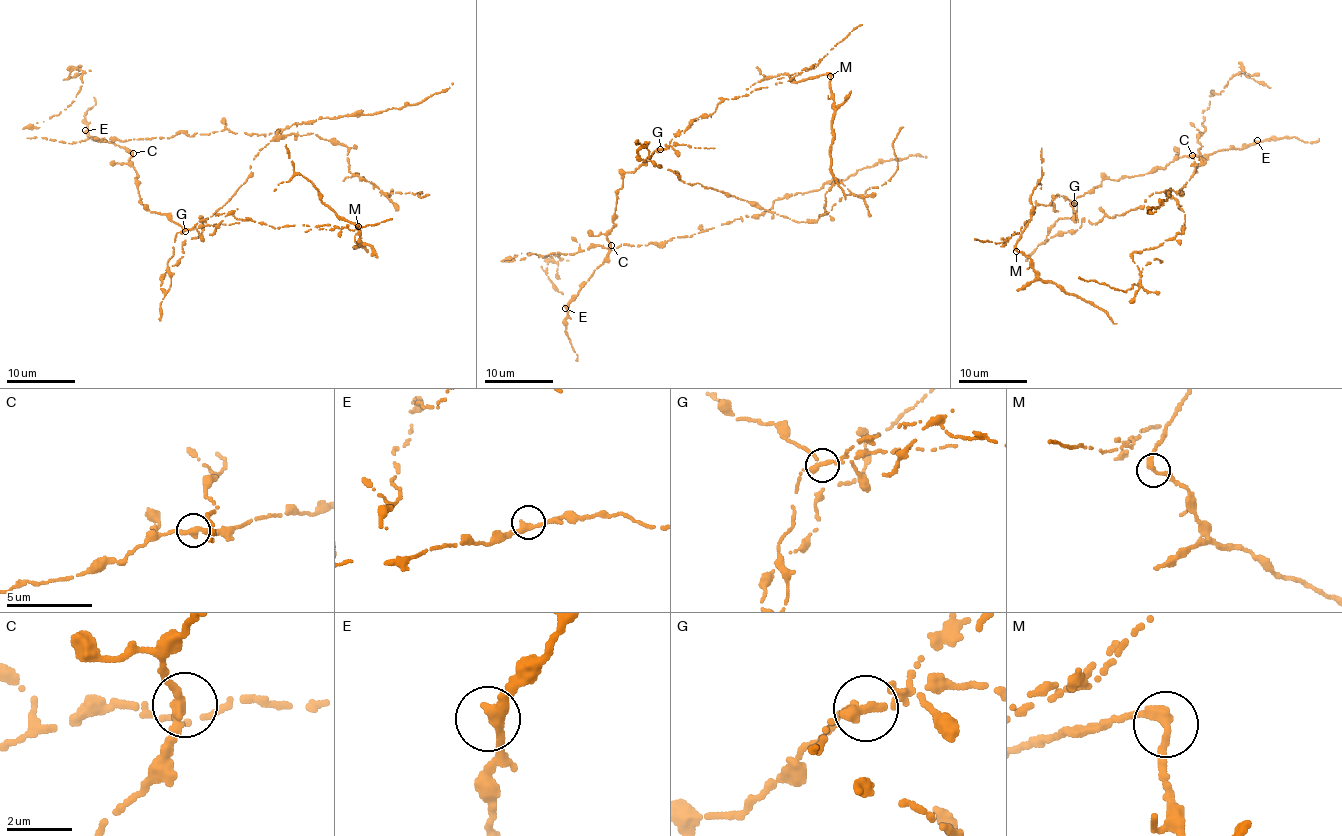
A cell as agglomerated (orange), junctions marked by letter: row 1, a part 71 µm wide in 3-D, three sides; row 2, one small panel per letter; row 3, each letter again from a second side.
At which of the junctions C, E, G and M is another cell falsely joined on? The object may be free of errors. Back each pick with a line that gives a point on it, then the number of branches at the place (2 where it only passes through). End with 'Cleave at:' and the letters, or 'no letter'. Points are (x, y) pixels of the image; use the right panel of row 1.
G: at (1074, 203); 2 branches meet
Cleave at: G

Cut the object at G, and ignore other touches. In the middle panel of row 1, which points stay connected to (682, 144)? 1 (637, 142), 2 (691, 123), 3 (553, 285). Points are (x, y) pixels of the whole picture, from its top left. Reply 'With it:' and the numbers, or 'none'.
With it: none

